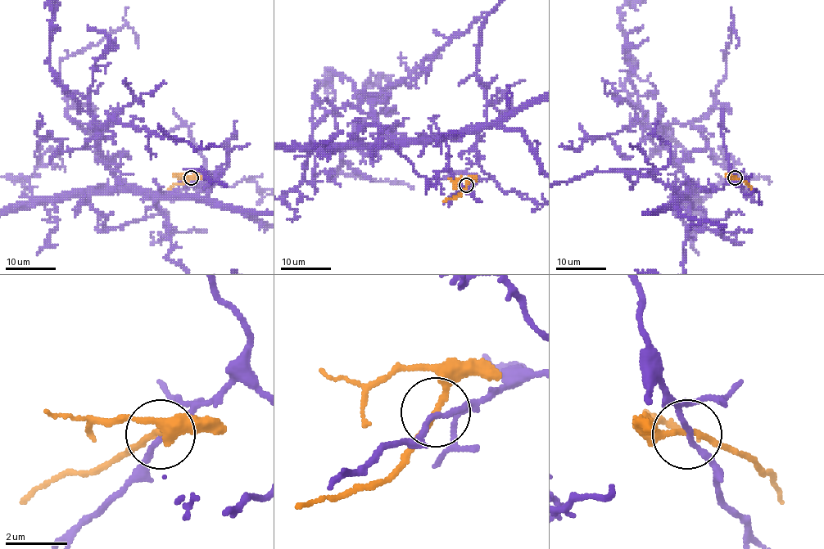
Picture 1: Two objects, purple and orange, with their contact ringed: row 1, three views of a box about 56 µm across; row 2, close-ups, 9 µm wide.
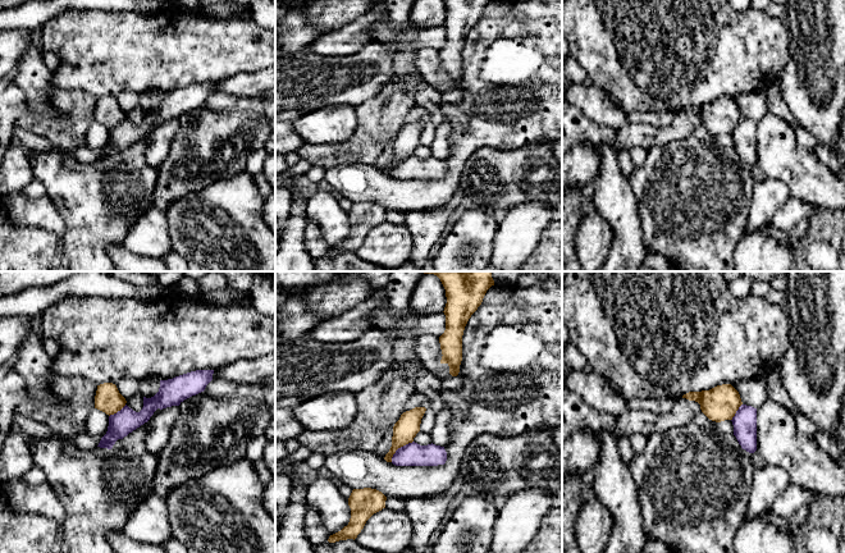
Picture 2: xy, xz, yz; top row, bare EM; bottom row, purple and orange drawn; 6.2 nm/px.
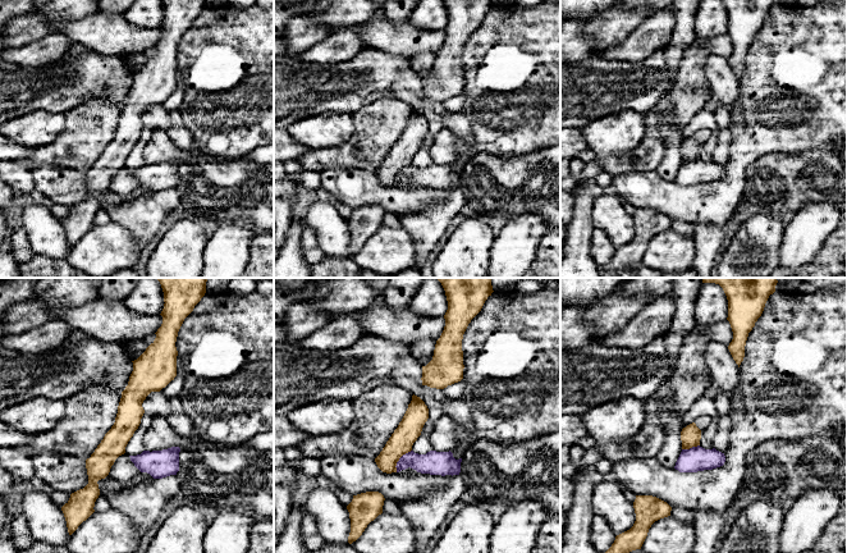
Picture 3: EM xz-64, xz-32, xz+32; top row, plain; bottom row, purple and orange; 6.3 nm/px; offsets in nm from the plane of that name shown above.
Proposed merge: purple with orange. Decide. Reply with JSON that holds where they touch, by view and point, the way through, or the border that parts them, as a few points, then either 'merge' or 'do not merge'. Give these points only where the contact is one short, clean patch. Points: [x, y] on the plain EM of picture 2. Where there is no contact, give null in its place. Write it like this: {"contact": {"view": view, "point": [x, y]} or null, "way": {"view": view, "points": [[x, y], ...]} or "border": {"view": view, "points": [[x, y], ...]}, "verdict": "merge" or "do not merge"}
{"contact": {"view": "xz", "point": [398, 161]}, "border": {"view": "xz", "points": [[412, 154], [401, 159], [391, 174]]}, "verdict": "do not merge"}

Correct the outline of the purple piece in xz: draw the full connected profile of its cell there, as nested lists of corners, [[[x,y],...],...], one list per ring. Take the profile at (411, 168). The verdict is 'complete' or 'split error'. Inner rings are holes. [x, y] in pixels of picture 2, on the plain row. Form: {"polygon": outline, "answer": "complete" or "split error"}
{"polygon": [[[415,155],[408,156],[396,164],[392,177],[396,179],[438,179],[447,174],[444,160],[428,157],[420,159]]], "answer": "complete"}

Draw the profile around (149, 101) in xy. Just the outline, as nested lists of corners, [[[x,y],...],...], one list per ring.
[[[146,92],[141,95],[140,106],[146,111],[151,111],[159,105],[159,101],[160,101],[160,93]]]

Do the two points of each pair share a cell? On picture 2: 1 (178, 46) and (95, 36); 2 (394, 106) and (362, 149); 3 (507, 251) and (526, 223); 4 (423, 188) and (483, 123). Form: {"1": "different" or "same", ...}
{"1": "same", "2": "same", "3": "same", "4": "same"}

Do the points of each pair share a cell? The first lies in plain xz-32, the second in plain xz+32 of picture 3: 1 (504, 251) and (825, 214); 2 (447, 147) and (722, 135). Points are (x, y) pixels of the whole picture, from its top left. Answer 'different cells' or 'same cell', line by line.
1: same cell
2: same cell

